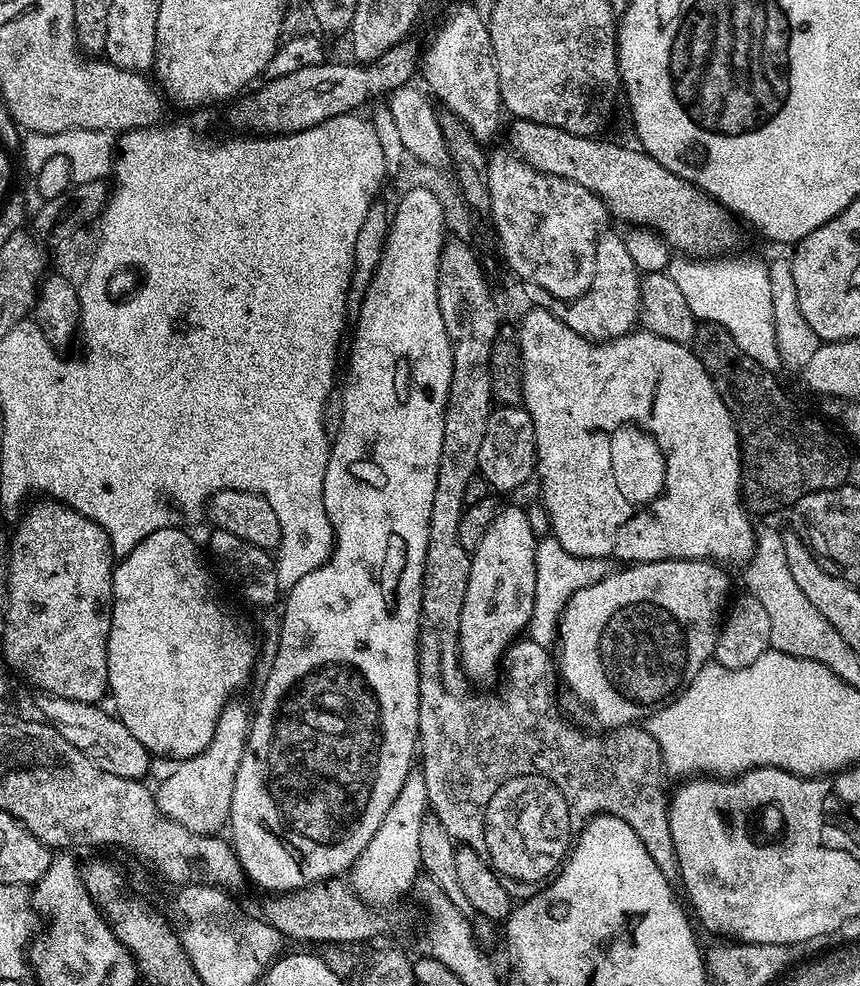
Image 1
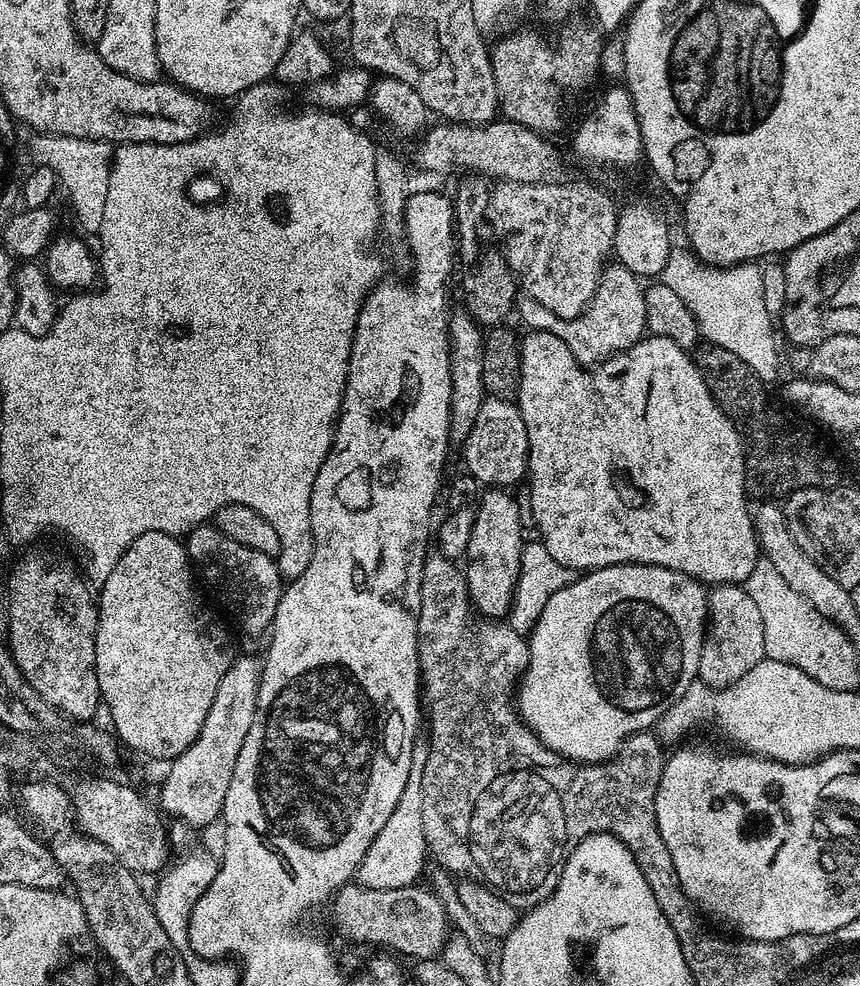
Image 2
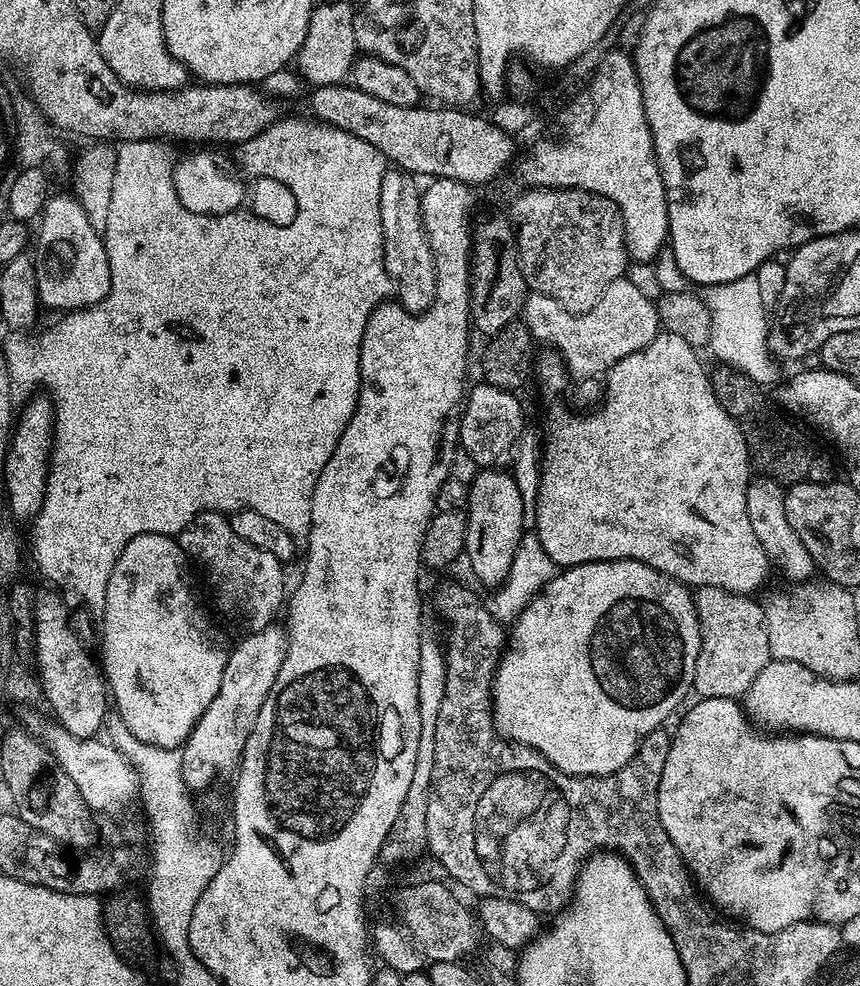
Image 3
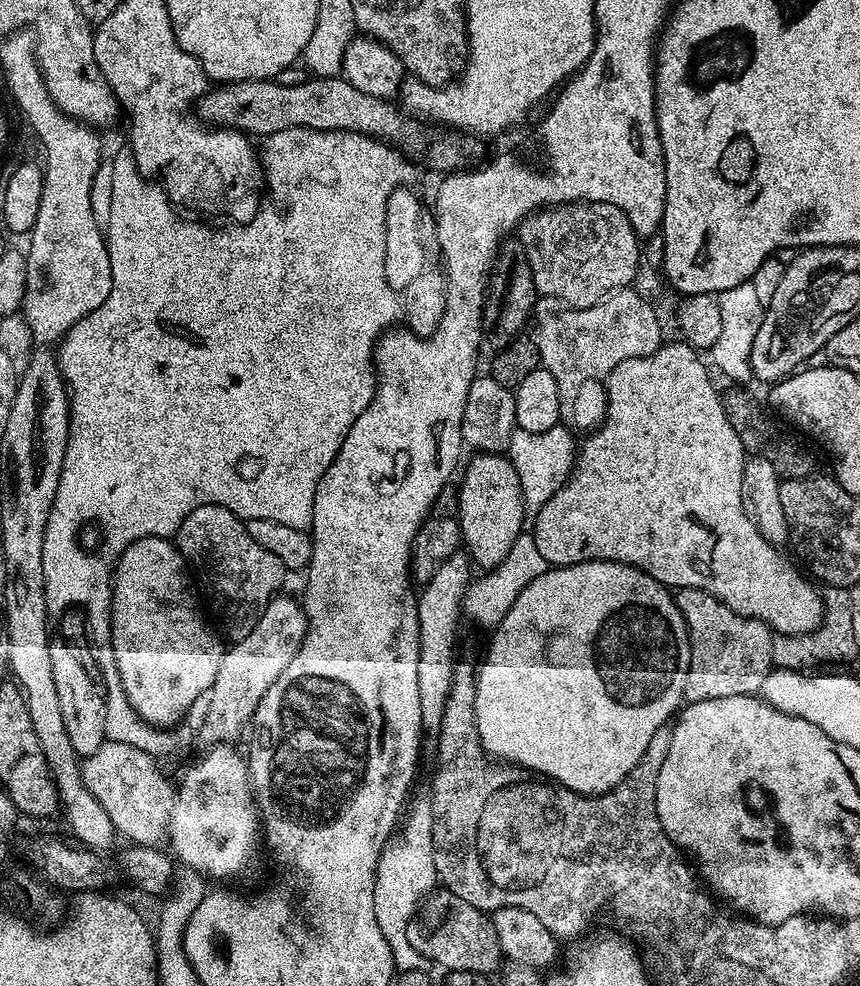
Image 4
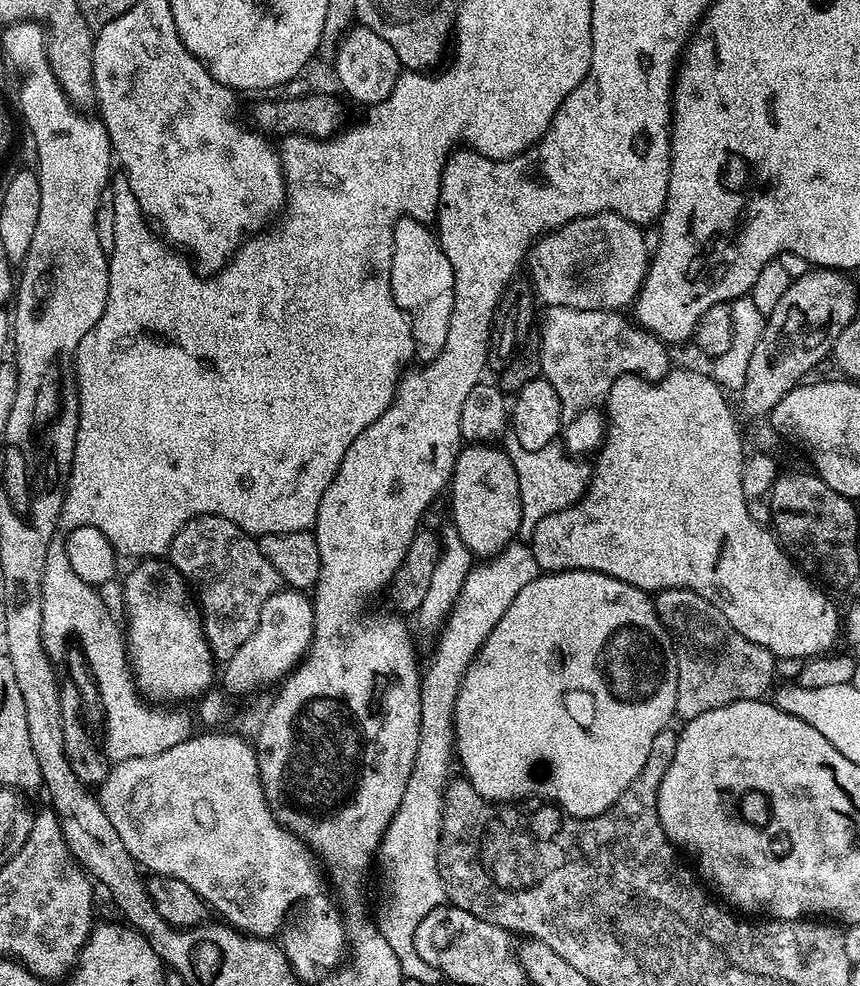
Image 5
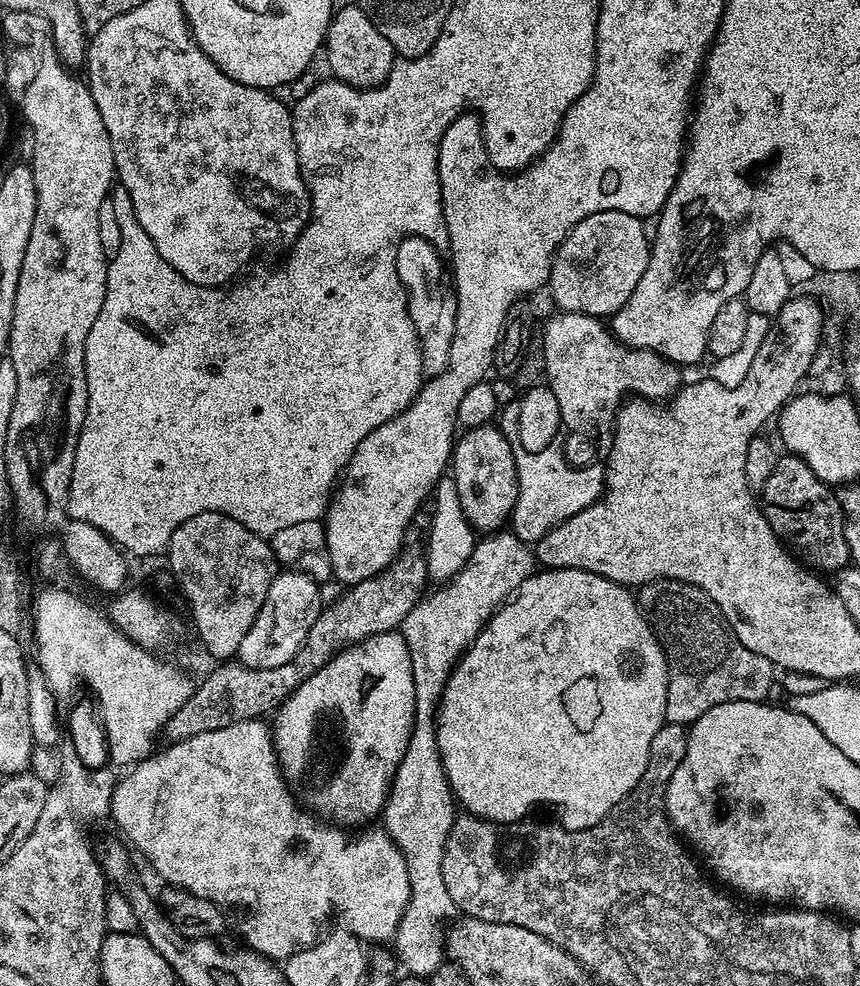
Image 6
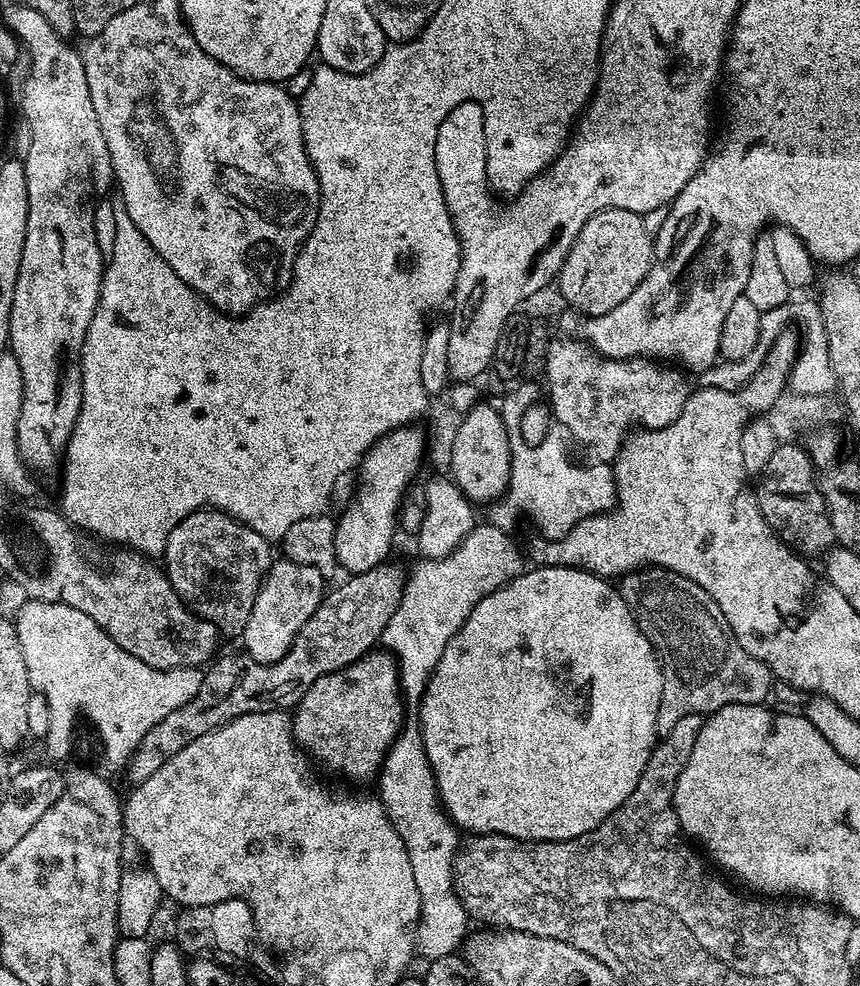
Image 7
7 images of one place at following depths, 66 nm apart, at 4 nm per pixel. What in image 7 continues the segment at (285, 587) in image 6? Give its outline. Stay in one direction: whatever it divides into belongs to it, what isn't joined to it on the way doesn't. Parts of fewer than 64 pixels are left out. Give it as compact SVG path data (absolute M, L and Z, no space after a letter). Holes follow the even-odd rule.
M287 558L277 559L265 574L254 598L250 622L246 622L242 633L243 651L254 657L259 664L278 662L278 658L288 653L302 626L310 622L310 614L314 614L314 610L318 610L318 606L324 600L324 584L326 577L314 566L302 566Z

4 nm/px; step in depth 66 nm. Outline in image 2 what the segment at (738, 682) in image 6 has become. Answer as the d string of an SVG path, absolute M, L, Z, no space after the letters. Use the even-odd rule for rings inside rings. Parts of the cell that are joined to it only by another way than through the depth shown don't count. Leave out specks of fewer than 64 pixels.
M718 584L708 593L708 622L704 649L700 655L699 679L709 686L727 686L738 682L758 662L765 659L766 630L758 602L747 587L738 584Z

